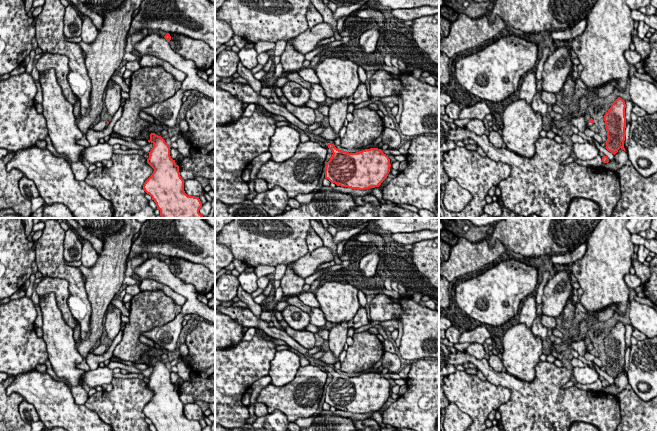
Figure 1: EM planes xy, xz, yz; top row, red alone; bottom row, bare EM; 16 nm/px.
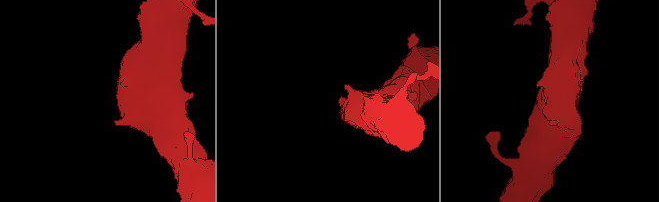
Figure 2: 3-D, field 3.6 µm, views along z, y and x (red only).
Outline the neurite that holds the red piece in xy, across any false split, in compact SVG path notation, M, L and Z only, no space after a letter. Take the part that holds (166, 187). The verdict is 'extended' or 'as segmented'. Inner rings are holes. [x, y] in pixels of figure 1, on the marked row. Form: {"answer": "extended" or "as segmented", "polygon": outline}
{"answer": "as segmented", "polygon": "M150 134L148 142L153 144L147 163L154 169L143 185L152 197L162 218L203 218L199 213L202 203L199 197L188 196L184 191L184 180L179 166L170 156L170 147L165 140Z"}

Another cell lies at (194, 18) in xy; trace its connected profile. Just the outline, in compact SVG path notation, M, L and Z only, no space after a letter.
M142 0L127 38L145 28L202 40L215 50L215 4L209 0Z

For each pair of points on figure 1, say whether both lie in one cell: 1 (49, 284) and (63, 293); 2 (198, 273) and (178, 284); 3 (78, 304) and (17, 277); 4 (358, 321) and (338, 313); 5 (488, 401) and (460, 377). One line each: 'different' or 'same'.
1: same
2: different
3: different
4: different
5: same

